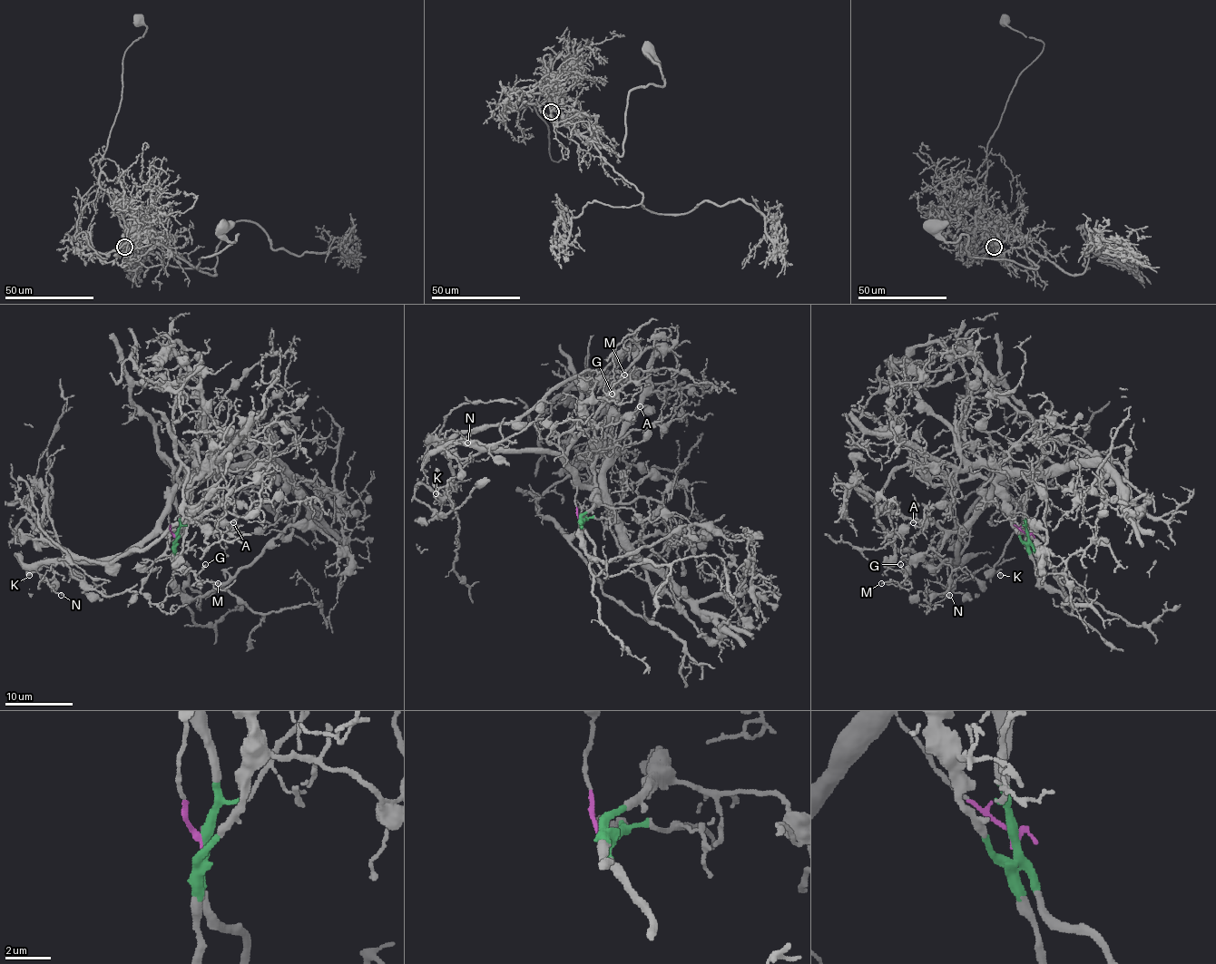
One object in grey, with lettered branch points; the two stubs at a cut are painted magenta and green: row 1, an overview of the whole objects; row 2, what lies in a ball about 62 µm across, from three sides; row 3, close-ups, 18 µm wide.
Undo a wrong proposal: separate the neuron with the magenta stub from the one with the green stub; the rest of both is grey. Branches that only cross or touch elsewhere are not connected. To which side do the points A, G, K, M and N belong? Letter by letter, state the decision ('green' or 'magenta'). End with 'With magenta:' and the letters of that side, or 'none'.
A: magenta
G: magenta
K: magenta
M: magenta
N: magenta
With magenta: A, G, K, M, N

